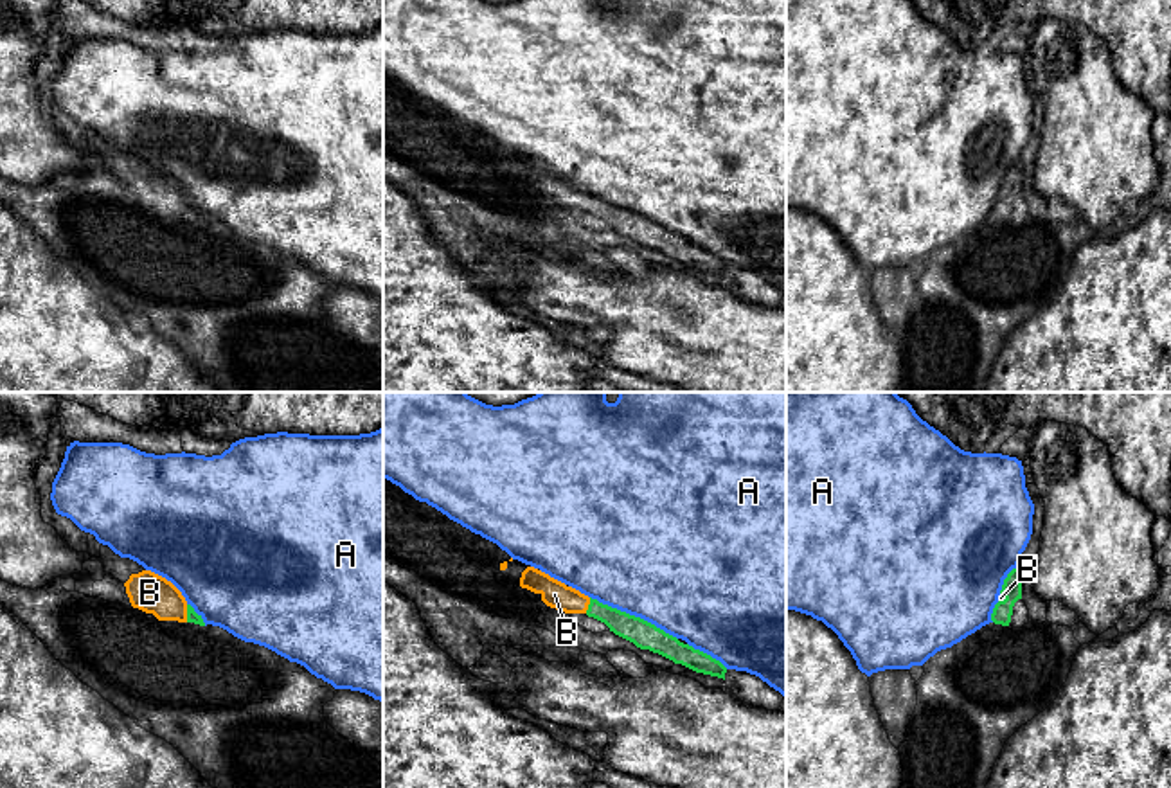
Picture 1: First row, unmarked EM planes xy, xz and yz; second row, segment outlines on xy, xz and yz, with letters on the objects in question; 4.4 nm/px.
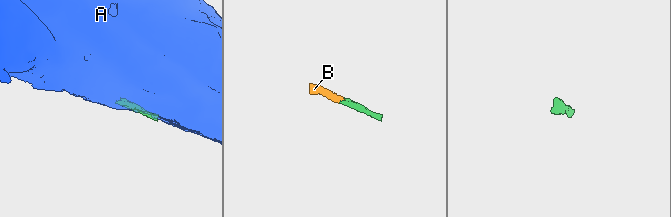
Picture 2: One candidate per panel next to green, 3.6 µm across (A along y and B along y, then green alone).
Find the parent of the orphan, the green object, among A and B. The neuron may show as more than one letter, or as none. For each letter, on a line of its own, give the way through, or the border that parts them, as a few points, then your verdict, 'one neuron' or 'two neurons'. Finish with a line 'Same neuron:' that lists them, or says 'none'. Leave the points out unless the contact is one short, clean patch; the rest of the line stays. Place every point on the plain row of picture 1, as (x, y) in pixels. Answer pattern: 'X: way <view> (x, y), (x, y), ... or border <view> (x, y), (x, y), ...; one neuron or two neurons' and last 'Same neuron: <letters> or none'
A: two neurons
B: way xy (191, 213), (187, 211), (150, 189); one neuron
Same neuron: B

